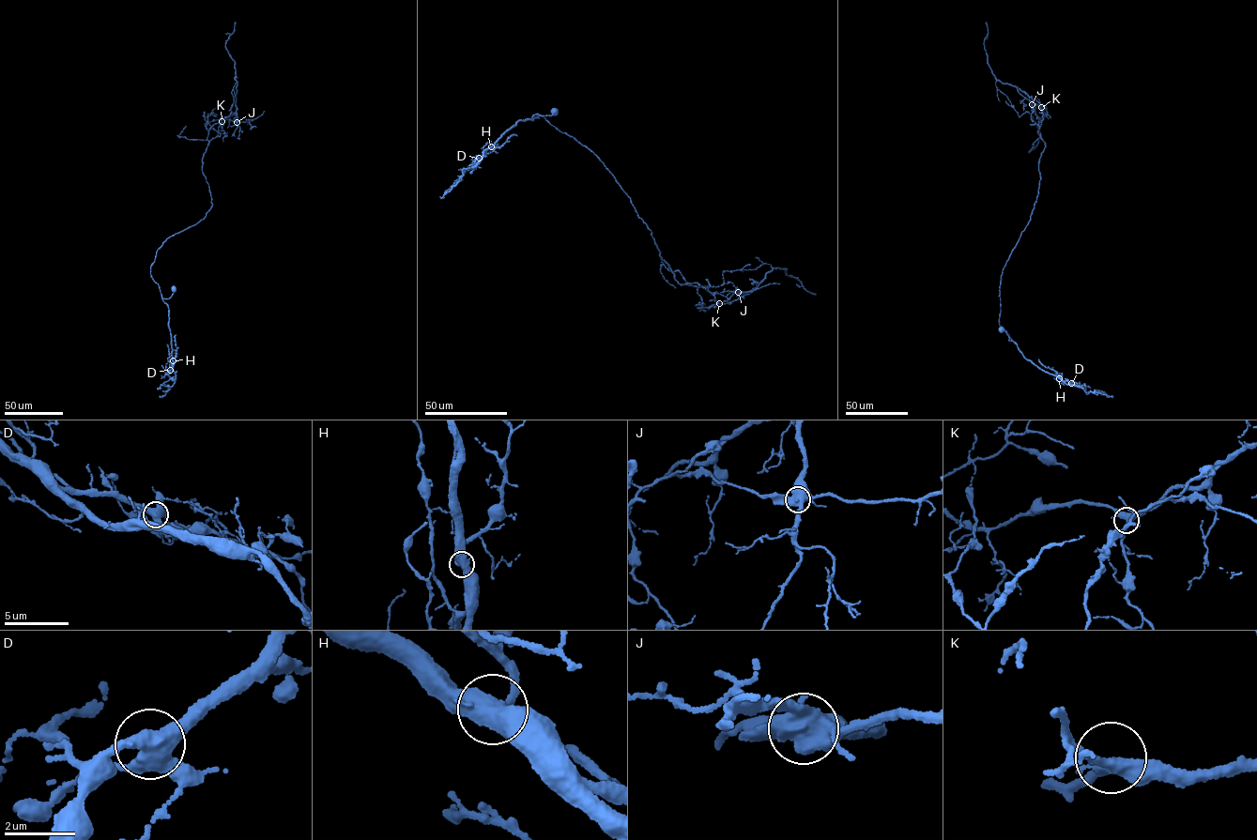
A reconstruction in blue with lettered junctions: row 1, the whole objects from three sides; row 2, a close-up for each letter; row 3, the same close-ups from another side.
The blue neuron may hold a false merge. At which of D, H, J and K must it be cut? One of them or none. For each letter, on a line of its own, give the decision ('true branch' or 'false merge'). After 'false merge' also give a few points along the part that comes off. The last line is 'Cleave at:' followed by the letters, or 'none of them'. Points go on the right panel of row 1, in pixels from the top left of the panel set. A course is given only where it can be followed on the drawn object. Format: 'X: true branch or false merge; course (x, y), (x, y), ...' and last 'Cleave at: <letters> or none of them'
D: true branch
H: true branch
J: false merge; course (1032, 104), (1027, 95), (1017, 87), (1003, 84), (992, 73), (985, 48), (988, 31), (986, 22)
K: true branch
Cleave at: J

